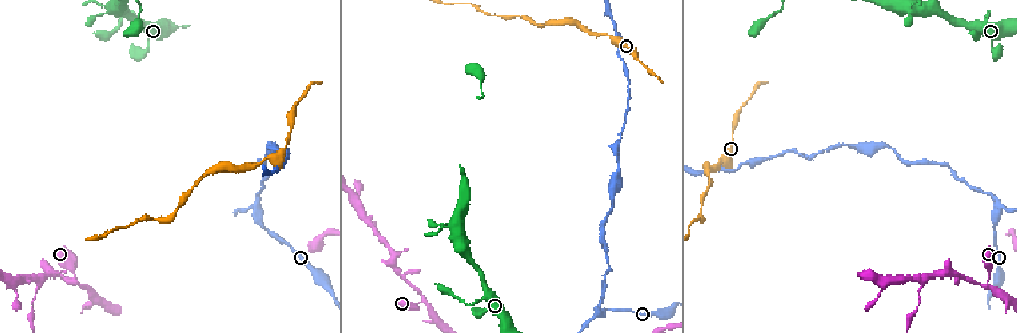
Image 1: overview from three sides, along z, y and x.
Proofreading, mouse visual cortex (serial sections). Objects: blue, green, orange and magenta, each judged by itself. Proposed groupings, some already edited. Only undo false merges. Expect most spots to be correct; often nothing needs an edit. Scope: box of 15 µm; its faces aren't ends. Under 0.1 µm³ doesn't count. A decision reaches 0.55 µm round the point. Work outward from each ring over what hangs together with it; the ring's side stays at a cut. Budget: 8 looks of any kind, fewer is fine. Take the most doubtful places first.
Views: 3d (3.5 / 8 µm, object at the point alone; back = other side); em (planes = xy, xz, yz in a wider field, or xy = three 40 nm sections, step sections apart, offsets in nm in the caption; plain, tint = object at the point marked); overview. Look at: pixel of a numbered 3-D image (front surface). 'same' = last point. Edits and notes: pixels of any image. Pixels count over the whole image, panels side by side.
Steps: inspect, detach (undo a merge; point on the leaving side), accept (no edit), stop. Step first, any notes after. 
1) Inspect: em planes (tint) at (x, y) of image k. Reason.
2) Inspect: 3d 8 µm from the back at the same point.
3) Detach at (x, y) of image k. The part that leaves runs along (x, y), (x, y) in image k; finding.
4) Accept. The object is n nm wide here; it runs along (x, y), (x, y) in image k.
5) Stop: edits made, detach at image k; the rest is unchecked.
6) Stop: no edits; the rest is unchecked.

Inspect: 3d 3.5 µm at (423, 300) of image 1. Narrows sharply.

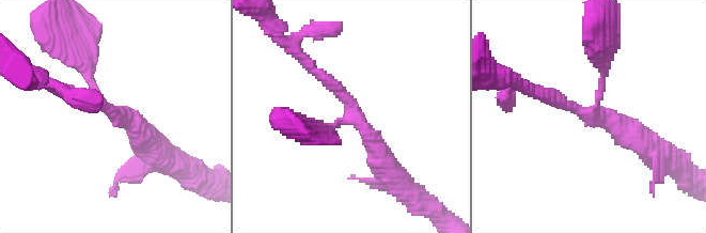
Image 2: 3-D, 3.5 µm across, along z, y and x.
Inspect: em xy step 2 (tint) at (589, 112) of image 2. 3 arms meet here; the arms are 200, 200, 300 nm wide; need the tissue.

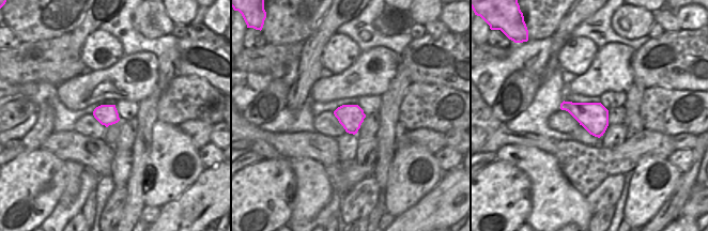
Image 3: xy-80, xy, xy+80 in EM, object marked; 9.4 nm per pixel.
Accept. Continuous, no second cell.

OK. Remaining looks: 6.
Inspect: 3d 8 µm at (467, 305) of image 1. A narrow waist.

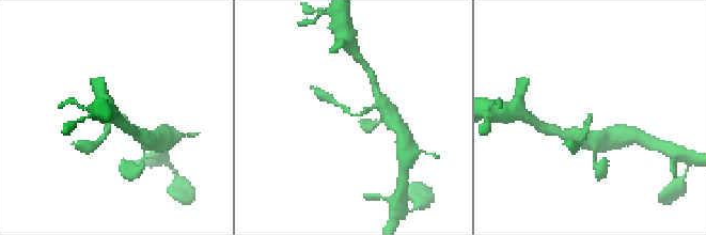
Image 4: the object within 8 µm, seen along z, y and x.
Inspect: 3d 3.5 µm at (357, 114) of image 4.

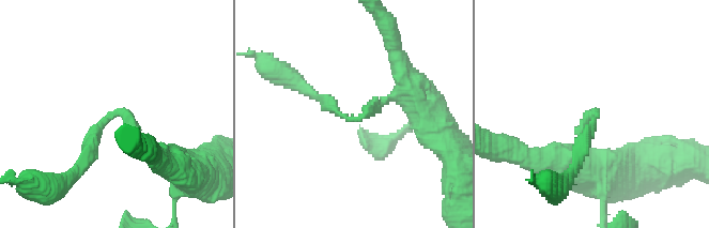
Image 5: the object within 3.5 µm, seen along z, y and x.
Inspect: em xy step 5 (tint) at (111, 116) of image 5. The arms are 150, 200 nm wide.

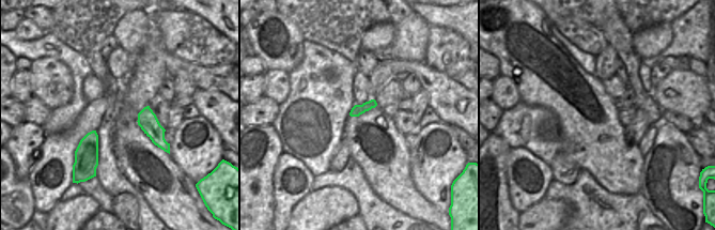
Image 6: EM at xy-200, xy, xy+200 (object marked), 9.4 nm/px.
Accept. It runs along (154, 154), (121, 111), (102, 121), (75, 170) in image 5; continuous, no second cell.

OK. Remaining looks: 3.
Inspect: 3d 3.5 µm at (605, 35) of image 1. Narrows sharply.

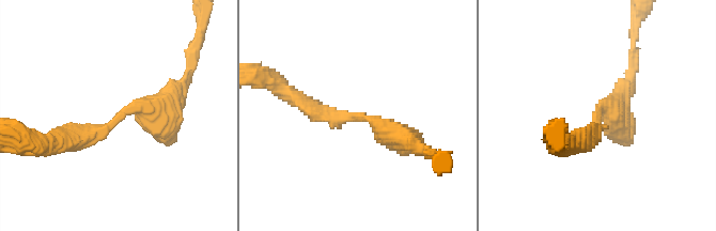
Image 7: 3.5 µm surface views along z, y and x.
Inspect: em xy step 5 (tint) at (596, 111) of image 7. The arms are 200, 300 nm wide; shape alone is not enough.

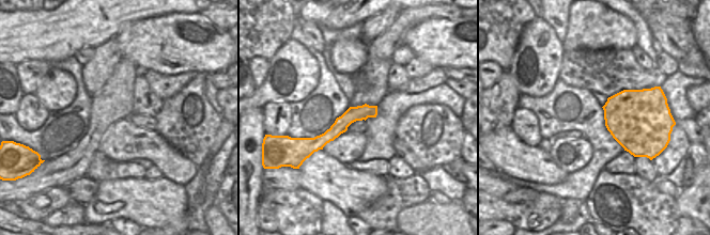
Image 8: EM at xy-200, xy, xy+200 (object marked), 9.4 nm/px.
Inspect: em planes (tint) at the same point. Cut it another way.

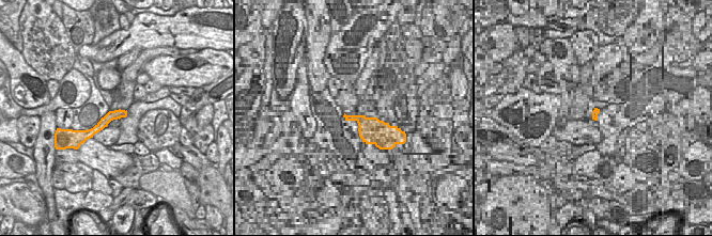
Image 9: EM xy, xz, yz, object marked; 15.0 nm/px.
Accept. All the same cell.

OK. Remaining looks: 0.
Stop: no edits; the rest is unchecked.

